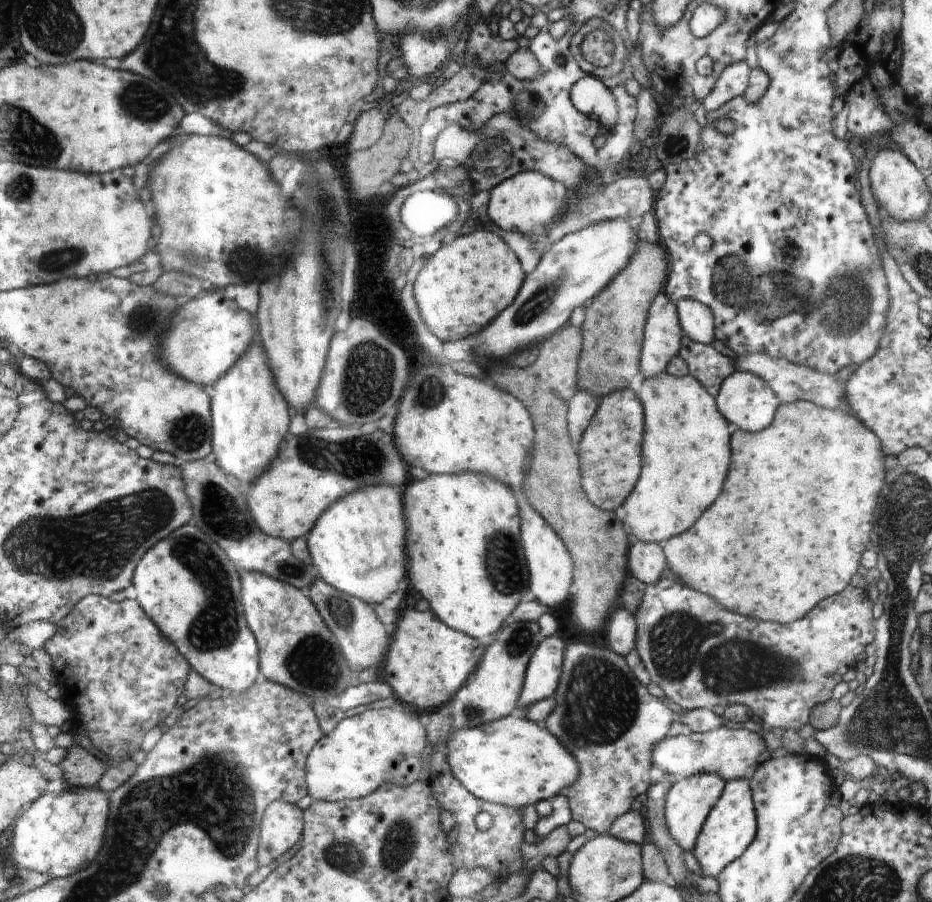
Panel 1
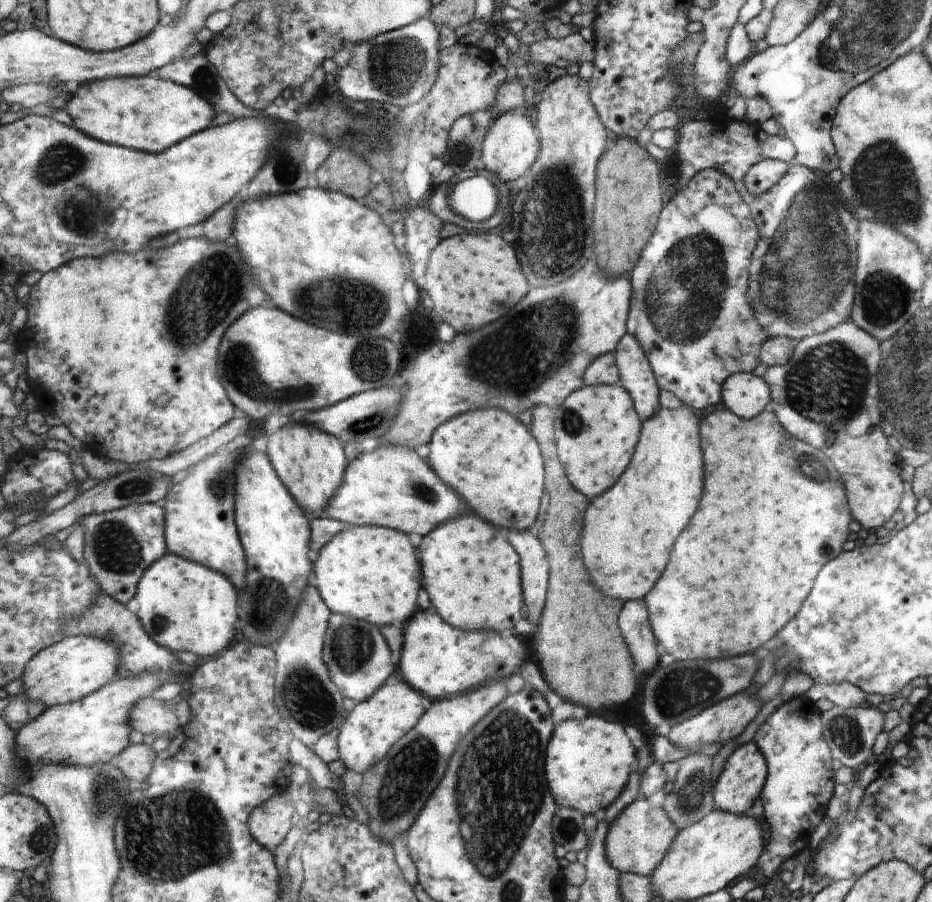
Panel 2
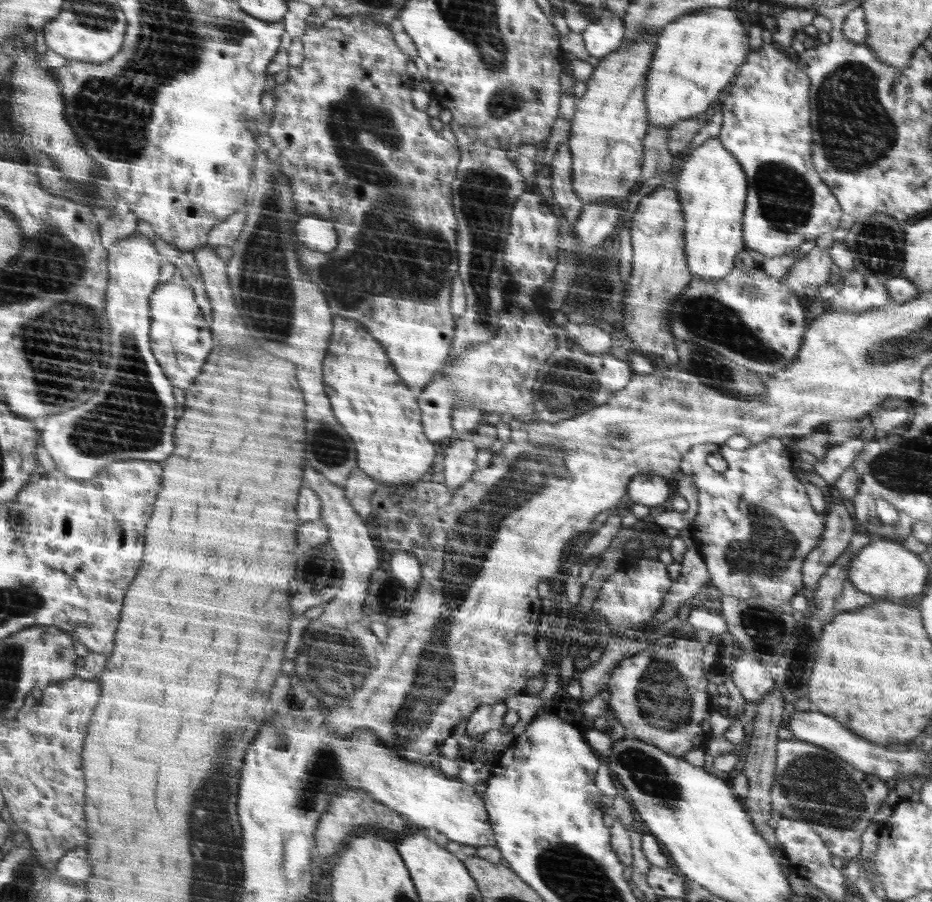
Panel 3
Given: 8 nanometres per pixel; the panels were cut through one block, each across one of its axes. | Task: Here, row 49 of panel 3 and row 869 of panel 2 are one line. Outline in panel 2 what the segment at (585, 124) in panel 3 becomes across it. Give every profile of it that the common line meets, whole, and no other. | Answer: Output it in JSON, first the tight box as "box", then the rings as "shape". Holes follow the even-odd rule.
{"box":[605,798,678,877],"shape":[[[638,798],[609,823],[609,832],[605,839],[606,858],[618,872],[650,877],[672,846],[678,831],[673,819],[662,807]]]}

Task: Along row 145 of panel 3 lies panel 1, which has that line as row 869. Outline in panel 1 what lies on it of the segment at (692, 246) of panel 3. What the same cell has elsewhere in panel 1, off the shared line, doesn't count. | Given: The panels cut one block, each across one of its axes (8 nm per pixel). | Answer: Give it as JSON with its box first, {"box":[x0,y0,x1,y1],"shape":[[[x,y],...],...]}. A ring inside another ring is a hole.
{"box":[692,780,758,878],"shape":[[[748,780],[726,781],[722,795],[710,810],[692,850],[692,854],[702,869],[702,876],[715,878],[727,865],[741,857],[749,849],[757,831],[758,823]]]}

